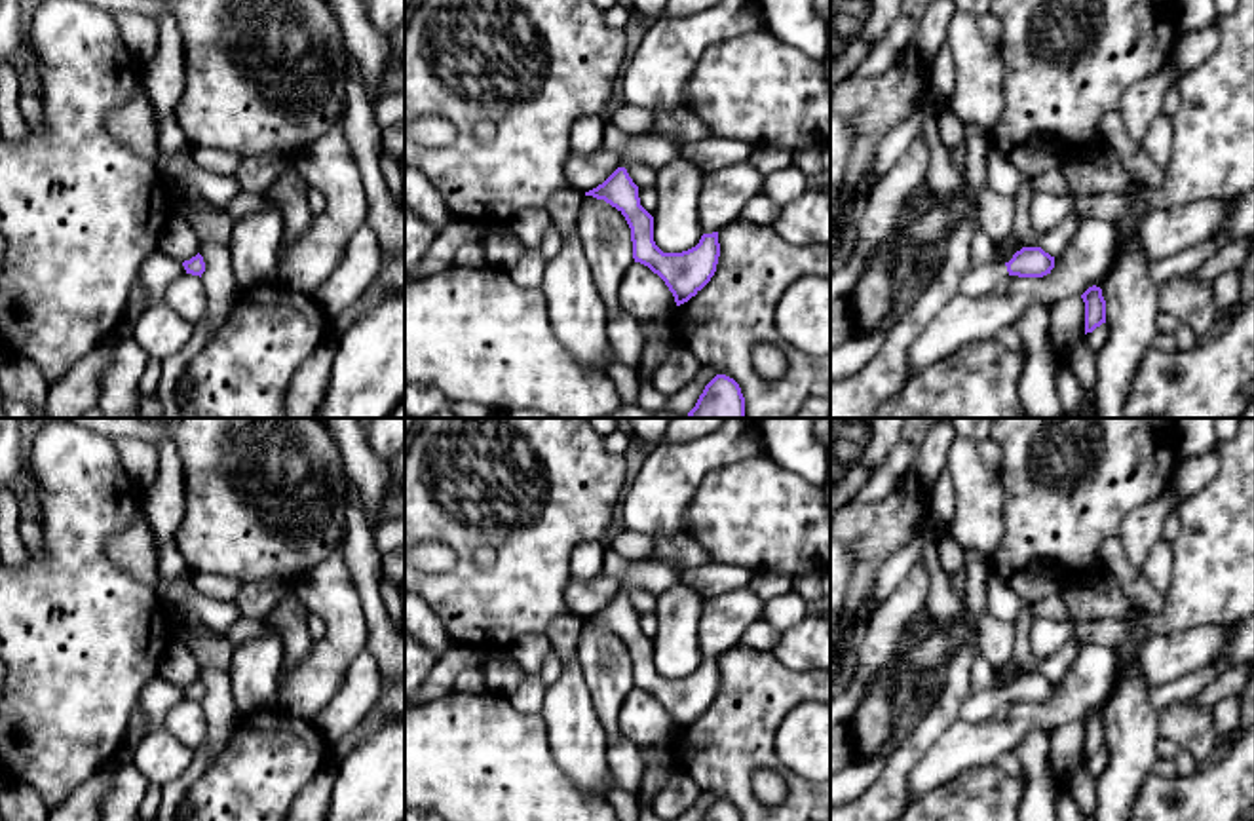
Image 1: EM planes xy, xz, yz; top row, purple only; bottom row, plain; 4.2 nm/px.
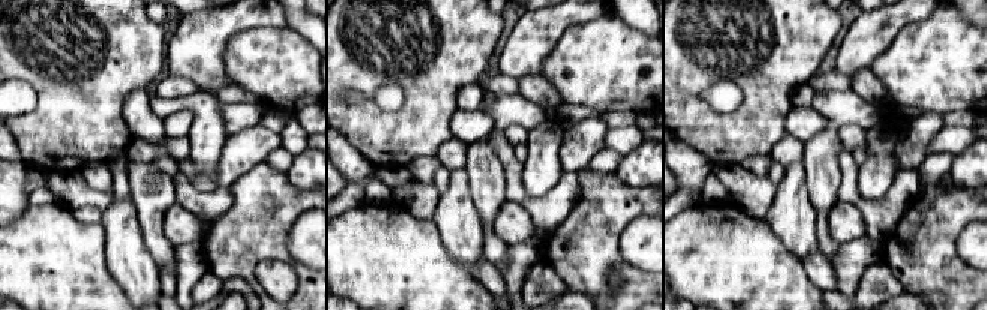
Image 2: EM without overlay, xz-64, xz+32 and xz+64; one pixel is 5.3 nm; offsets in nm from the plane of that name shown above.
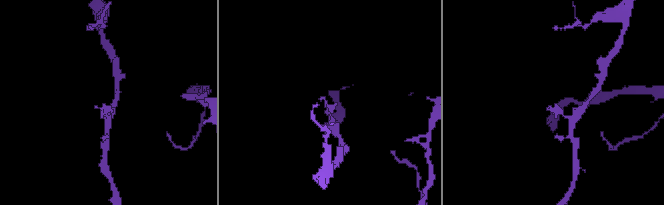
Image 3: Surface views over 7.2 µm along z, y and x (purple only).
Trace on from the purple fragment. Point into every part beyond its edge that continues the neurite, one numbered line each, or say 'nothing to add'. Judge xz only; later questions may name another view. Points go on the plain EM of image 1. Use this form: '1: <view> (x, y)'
1: xz (652, 574)

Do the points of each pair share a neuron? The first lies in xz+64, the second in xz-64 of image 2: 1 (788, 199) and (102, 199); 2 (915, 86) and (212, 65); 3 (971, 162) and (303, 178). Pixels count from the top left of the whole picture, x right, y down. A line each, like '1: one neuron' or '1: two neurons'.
1: two neurons
2: two neurons
3: one neuron

